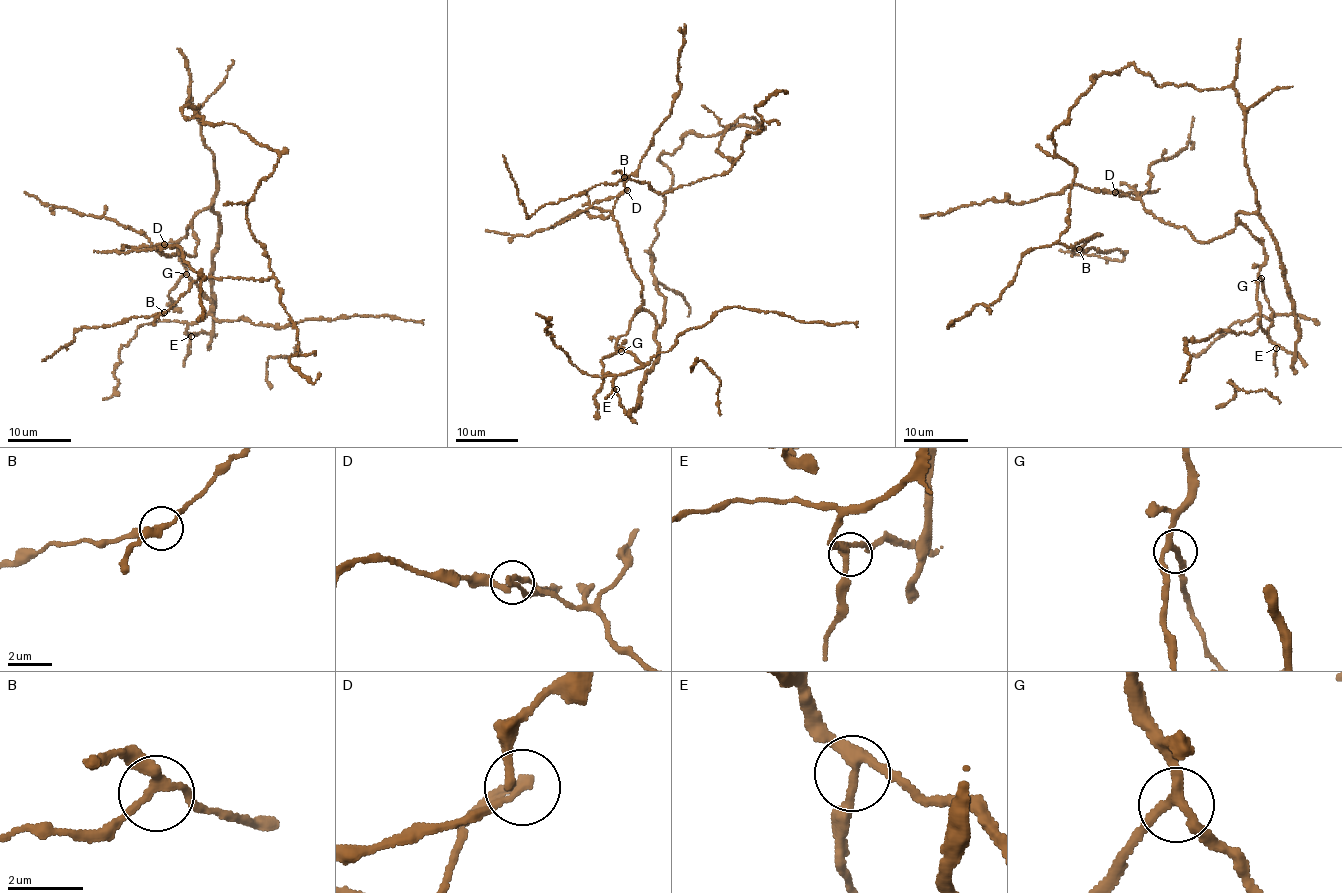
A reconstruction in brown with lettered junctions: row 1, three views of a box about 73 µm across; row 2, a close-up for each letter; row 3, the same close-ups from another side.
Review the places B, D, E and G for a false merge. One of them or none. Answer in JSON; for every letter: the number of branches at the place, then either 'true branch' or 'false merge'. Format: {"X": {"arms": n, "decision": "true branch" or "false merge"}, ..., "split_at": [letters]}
{"B": {"arms": 3, "decision": "true branch"}, "D": {"arms": 3, "decision": "false merge"}, "E": {"arms": 3, "decision": "true branch"}, "G": {"arms": 3, "decision": "true branch"}, "split_at": ["D"]}

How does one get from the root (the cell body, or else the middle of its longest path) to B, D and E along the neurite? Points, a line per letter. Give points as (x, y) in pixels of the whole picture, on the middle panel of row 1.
B: (672, 178), (659, 155), (686, 134), (757, 120), (726, 130), (720, 175), (665, 193), (624, 177)
D: (672, 178), (651, 247), (665, 299), (659, 327), (637, 312), (642, 281), (613, 214), (626, 190)
E: (672, 178), (651, 247), (662, 322), (639, 308), (615, 349), (642, 365), (620, 373), (616, 389)

